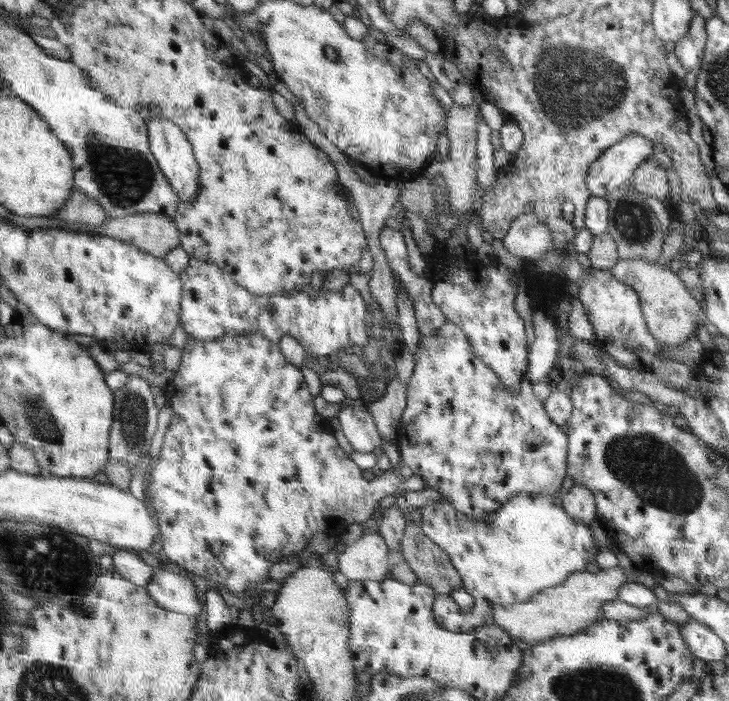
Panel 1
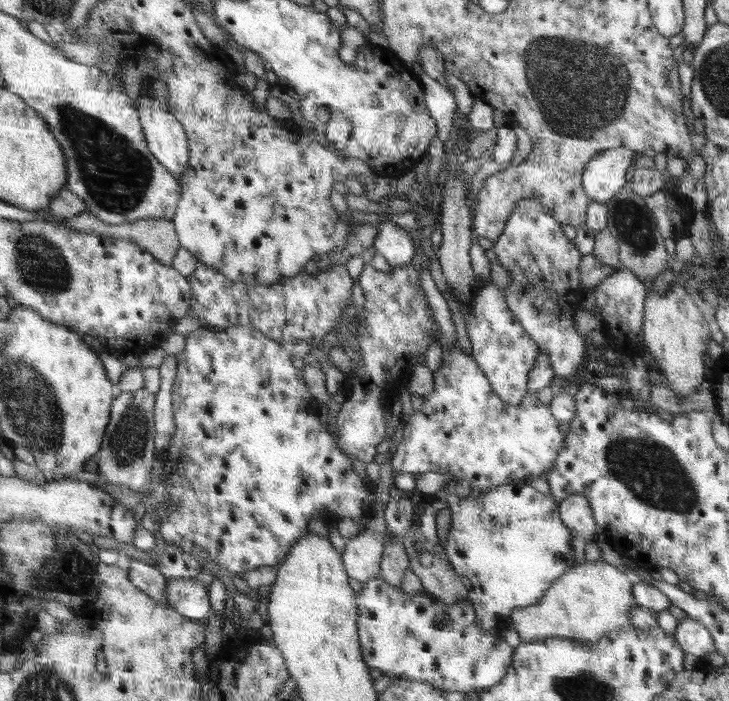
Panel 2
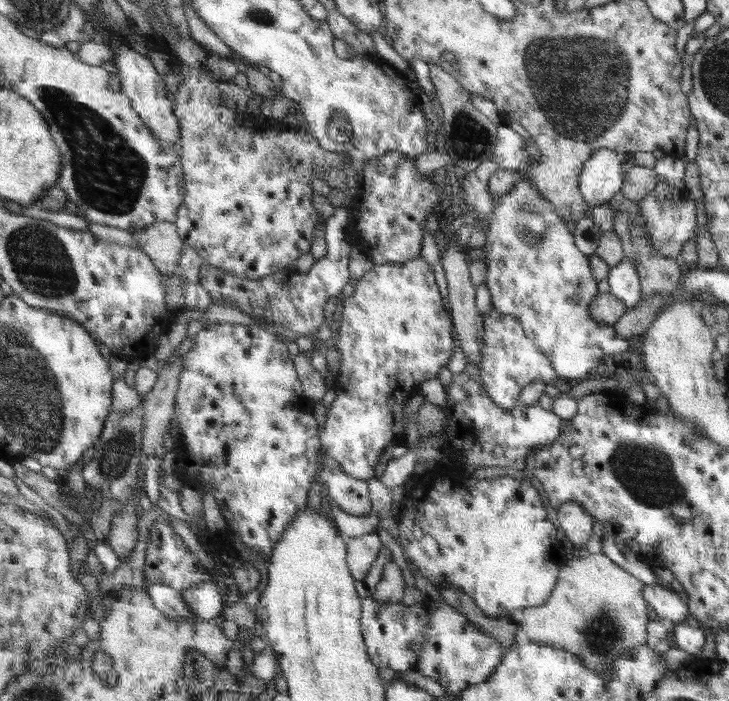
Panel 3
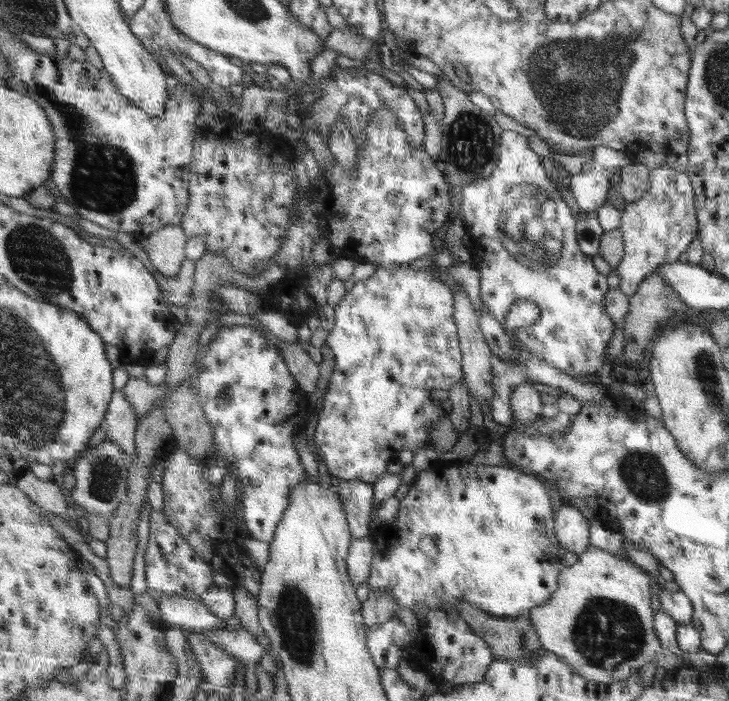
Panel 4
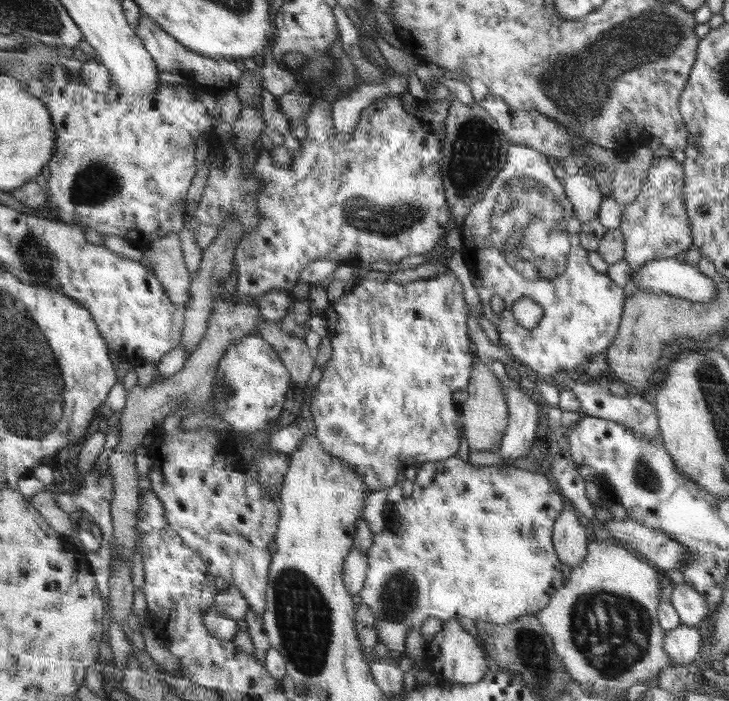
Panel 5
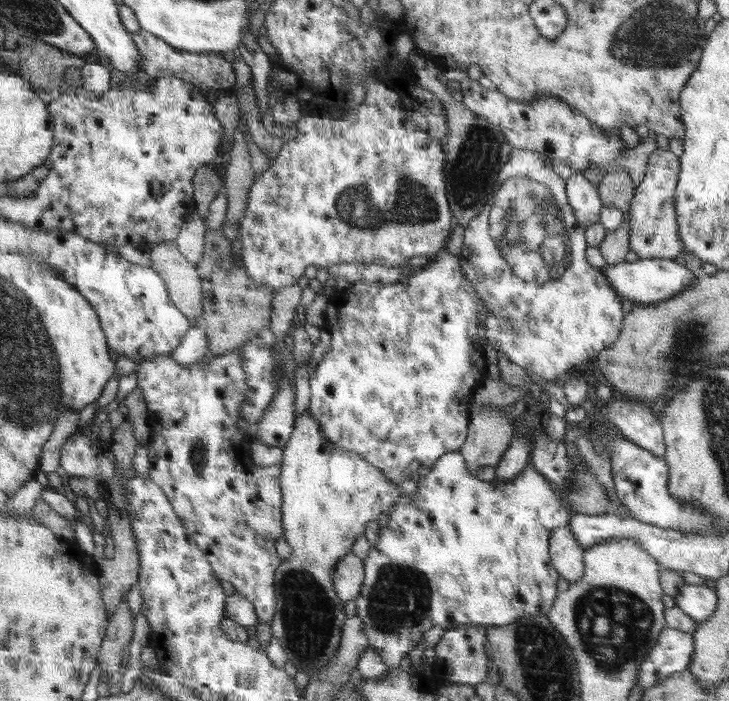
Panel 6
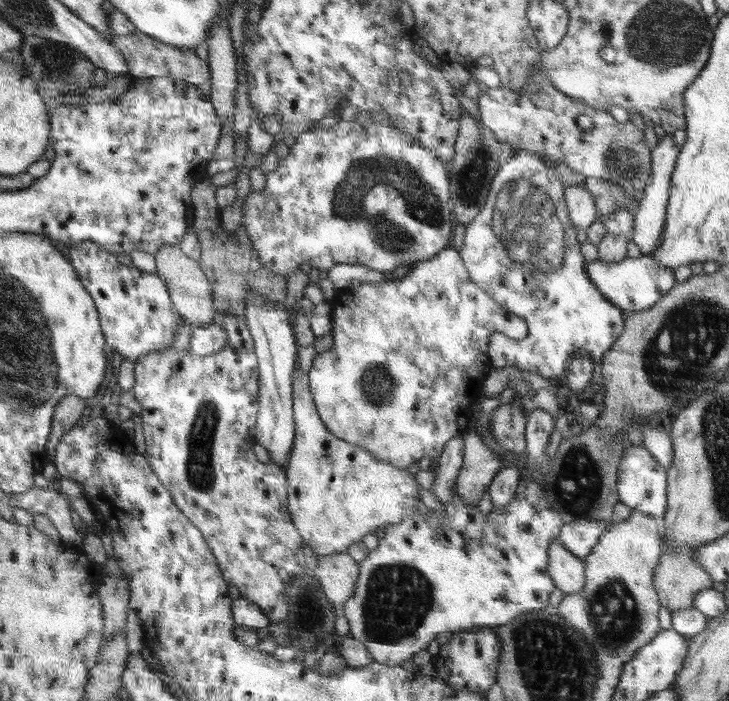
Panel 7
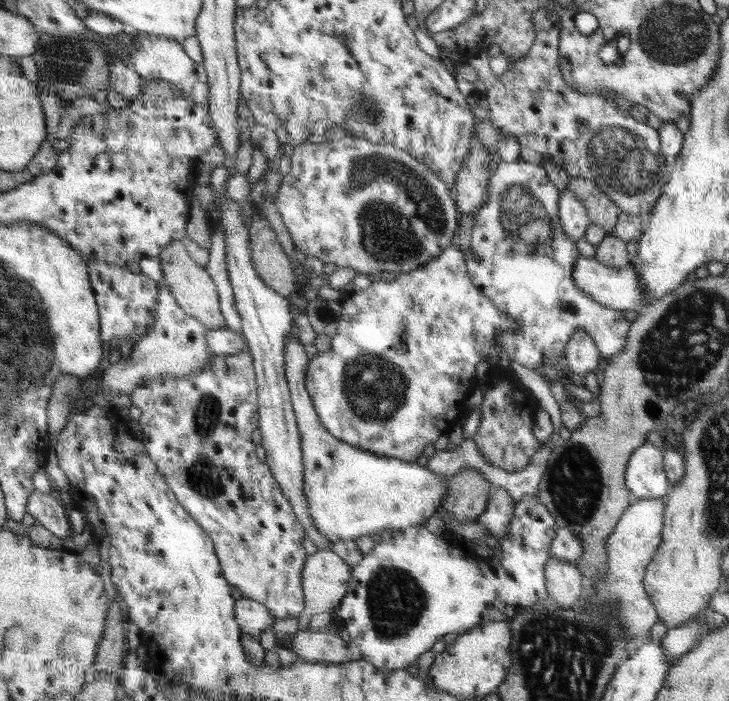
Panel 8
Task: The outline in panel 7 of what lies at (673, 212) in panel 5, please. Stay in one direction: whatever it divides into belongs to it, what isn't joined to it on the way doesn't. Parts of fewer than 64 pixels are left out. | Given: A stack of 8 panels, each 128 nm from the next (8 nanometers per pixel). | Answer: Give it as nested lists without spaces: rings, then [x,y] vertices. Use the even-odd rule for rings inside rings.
[[[667,135],[664,140],[658,140],[652,149],[652,178],[648,179],[642,199],[638,205],[638,212],[634,217],[634,228],[632,230],[632,242],[638,246],[642,255],[650,255],[663,240],[663,227],[666,222],[666,206],[668,204],[671,176],[674,173],[679,149],[672,135]]]

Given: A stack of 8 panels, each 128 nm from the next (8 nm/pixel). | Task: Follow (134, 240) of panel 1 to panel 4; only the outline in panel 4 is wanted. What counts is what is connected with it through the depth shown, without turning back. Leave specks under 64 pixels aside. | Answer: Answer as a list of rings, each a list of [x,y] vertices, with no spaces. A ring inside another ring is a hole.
[[[164,226],[151,233],[142,243],[148,256],[150,267],[164,277],[174,277],[180,272],[184,260],[184,244],[186,235],[180,226]]]

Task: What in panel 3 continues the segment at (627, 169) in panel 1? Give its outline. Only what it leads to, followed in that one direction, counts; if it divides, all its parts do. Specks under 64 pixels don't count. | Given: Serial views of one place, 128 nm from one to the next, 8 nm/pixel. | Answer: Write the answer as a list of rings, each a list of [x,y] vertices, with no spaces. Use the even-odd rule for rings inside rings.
[[[610,149],[596,150],[579,177],[579,189],[590,209],[607,203],[624,184],[622,164],[628,155]]]

